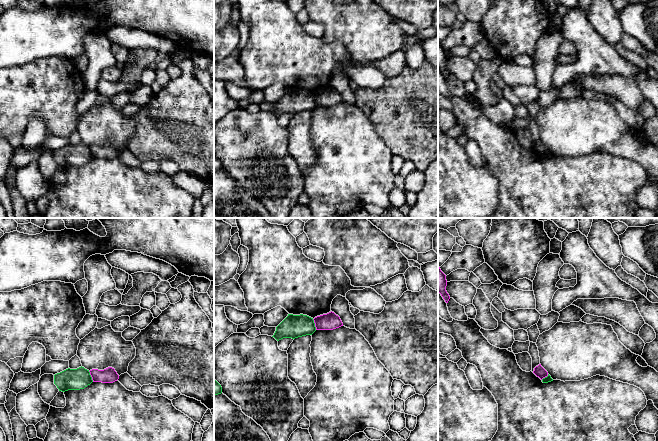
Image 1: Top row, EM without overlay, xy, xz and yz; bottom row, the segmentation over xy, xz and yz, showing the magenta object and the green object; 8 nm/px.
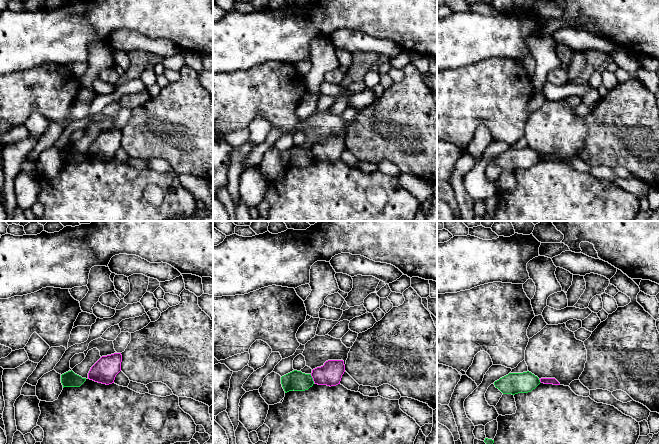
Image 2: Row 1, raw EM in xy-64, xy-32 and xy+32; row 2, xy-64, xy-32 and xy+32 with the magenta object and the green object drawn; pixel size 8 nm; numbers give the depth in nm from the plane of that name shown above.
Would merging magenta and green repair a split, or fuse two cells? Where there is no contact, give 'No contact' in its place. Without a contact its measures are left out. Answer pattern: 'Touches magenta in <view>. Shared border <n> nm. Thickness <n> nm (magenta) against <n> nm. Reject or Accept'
Touches magenta in xy. Shared border 100 nm. Thickness 120 nm (magenta) against 180 nm. Reject

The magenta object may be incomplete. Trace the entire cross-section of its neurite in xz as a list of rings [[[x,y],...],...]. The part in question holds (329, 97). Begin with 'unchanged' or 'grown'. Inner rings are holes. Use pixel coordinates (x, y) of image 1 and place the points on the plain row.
unchanged; [[[332,87],[327,90],[317,92],[313,96],[316,106],[333,106],[343,102],[340,93]]]

